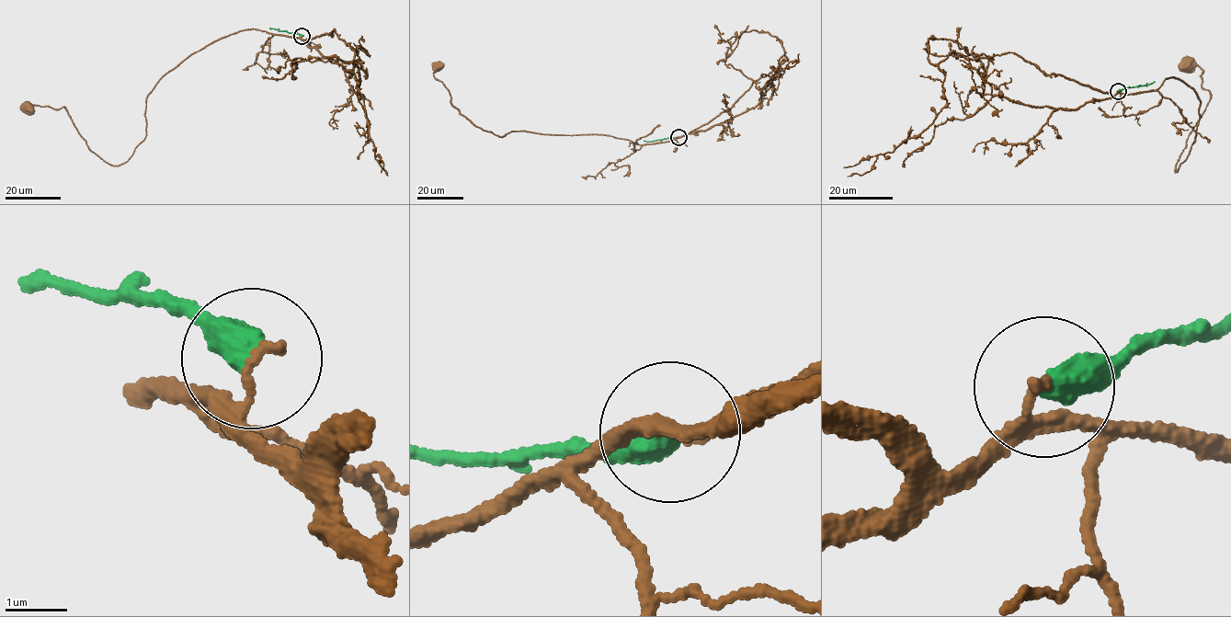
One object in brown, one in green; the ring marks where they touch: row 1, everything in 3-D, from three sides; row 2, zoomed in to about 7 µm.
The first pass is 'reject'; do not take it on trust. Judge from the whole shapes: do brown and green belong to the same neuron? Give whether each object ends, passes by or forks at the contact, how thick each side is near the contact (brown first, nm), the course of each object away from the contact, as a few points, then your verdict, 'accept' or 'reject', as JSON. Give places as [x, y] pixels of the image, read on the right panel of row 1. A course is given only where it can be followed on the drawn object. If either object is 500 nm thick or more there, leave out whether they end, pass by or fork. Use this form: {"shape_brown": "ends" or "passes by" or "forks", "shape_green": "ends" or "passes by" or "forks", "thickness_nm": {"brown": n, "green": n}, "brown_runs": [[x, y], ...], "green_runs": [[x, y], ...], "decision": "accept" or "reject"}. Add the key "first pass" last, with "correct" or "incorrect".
{"thickness_nm": {"brown": 140, "green": 500}, "brown_runs": [[1117, 91], [1156, 89], [1171, 76], [1194, 88], [1196, 138], [1176, 172], [1210, 98], [1202, 70], [1186, 63]], "green_runs": [[1117, 91], [1154, 82]], "decision": "reject", "first pass": "correct"}

